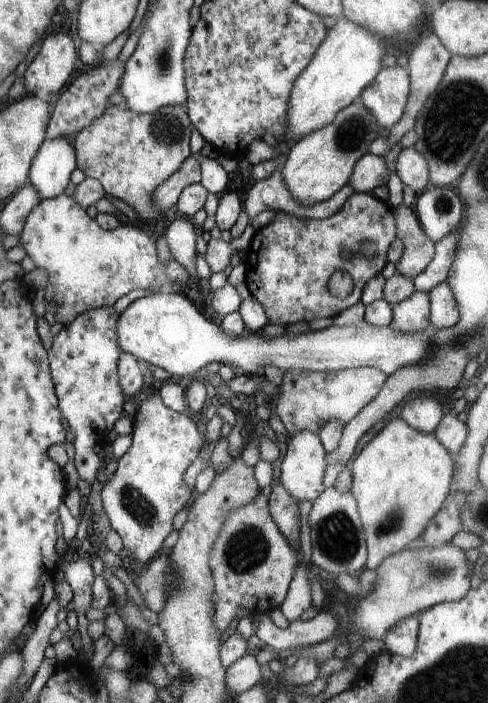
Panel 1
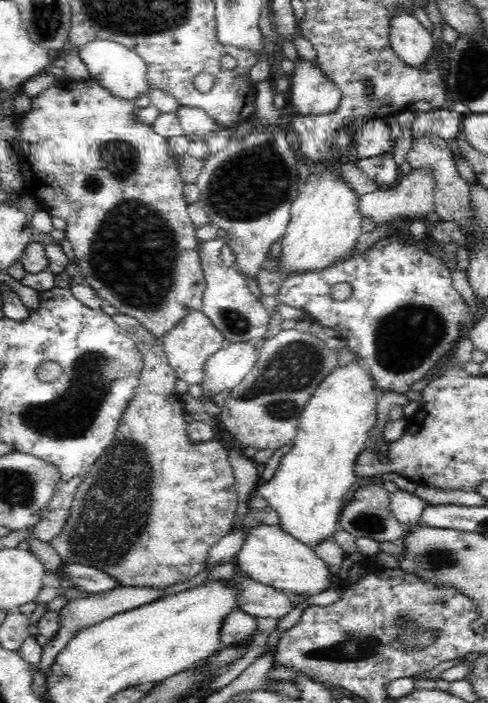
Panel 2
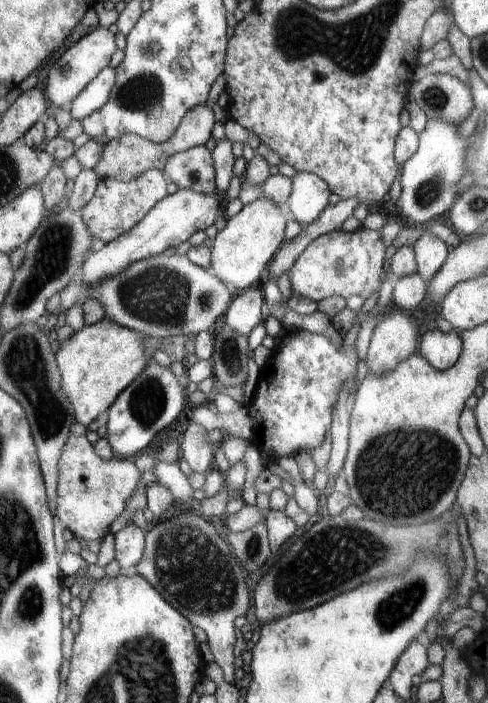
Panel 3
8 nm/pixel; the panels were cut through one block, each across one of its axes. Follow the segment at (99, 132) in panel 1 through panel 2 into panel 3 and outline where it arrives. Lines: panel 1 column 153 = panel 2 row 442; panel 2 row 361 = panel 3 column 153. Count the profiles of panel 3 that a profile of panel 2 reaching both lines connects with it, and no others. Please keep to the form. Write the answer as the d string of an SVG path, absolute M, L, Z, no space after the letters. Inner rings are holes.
M204 103L190 108L182 117L174 134L171 134L170 138L164 142L153 143L138 134L132 133L113 138L104 145L102 158L99 158L98 164L93 167L94 172L100 178L116 178L120 182L130 182L132 178L138 178L146 170L156 169L163 171L168 158L173 154L195 146L205 145L211 137L215 122L216 116L214 116L212 108Z

